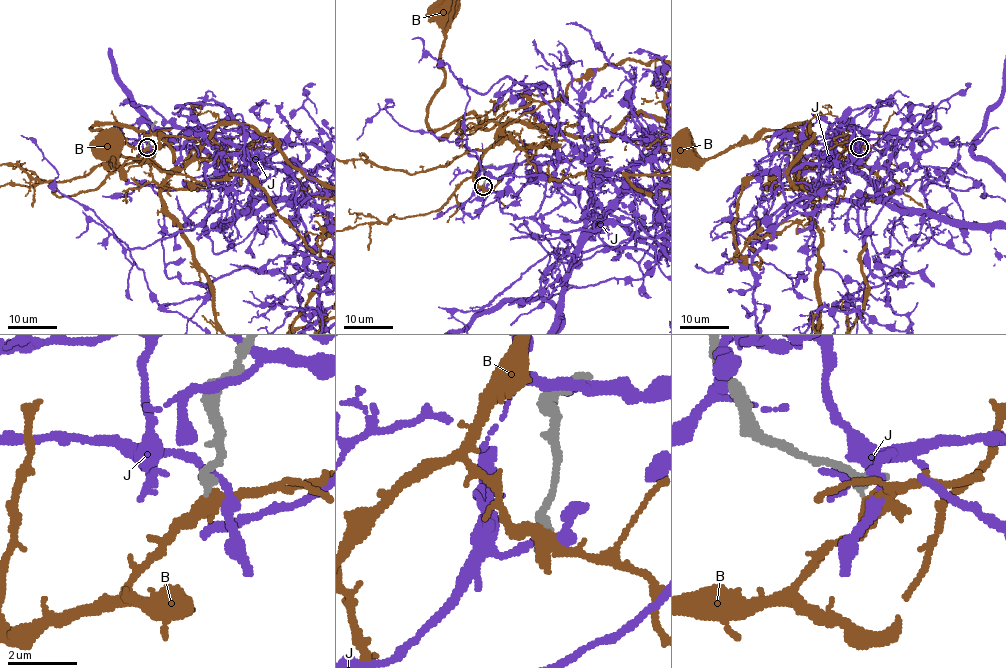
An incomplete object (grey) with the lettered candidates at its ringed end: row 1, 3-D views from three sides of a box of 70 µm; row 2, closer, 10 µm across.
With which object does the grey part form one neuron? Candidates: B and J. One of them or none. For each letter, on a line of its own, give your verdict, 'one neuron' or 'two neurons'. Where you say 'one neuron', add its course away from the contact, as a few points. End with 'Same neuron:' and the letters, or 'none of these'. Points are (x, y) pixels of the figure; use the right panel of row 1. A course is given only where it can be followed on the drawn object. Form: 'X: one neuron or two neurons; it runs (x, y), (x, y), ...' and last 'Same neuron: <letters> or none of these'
B: one neuron; it runs (860, 146), (849, 159), (799, 171), (802, 134), (787, 128), (802, 124), (766, 129), (706, 159), (685, 145)
J: two neurons
Same neuron: B

